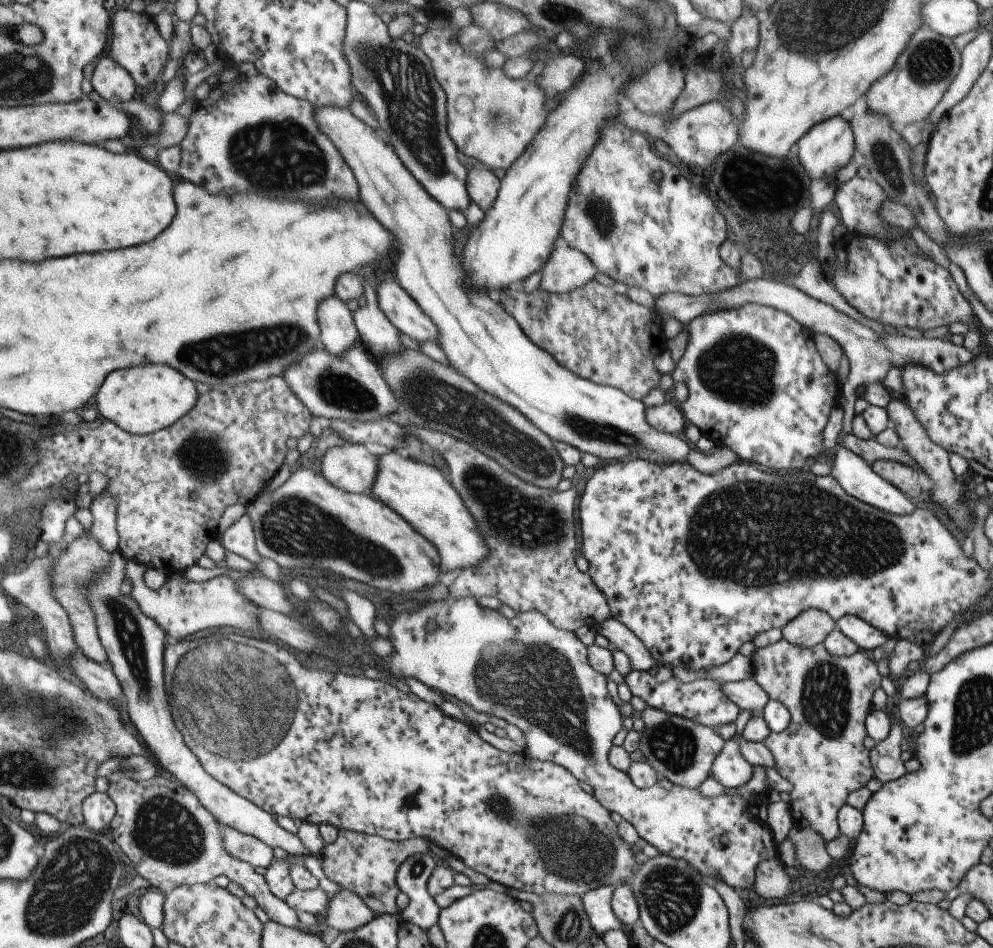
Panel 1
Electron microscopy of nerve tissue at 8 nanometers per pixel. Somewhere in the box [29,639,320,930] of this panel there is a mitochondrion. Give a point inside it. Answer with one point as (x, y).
(164, 829)

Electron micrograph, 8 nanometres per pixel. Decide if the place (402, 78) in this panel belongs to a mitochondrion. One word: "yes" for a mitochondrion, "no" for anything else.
yes

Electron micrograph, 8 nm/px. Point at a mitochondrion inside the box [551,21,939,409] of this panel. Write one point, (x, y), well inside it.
(885, 157)

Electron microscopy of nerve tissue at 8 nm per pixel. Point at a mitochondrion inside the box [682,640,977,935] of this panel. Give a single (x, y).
(825, 696)

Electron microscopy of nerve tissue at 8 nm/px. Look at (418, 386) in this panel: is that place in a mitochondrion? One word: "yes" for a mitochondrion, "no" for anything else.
yes

